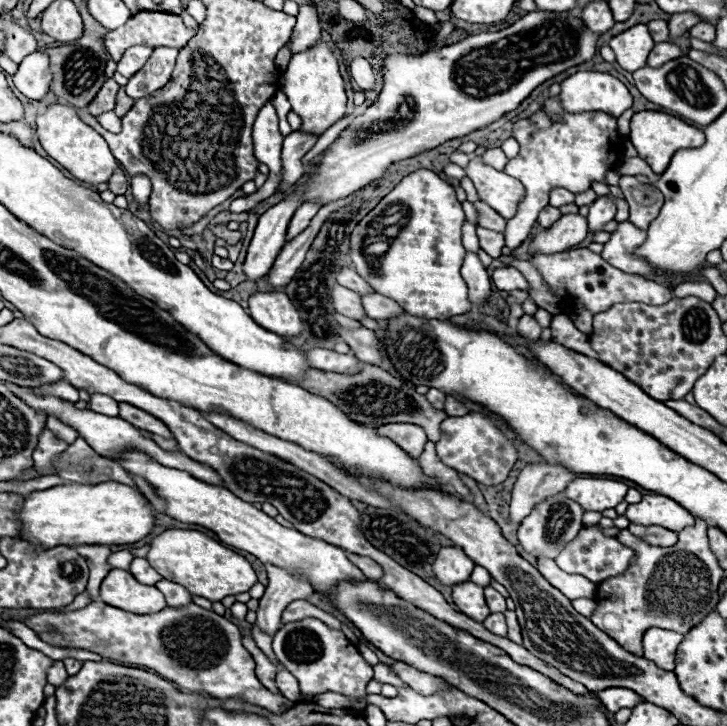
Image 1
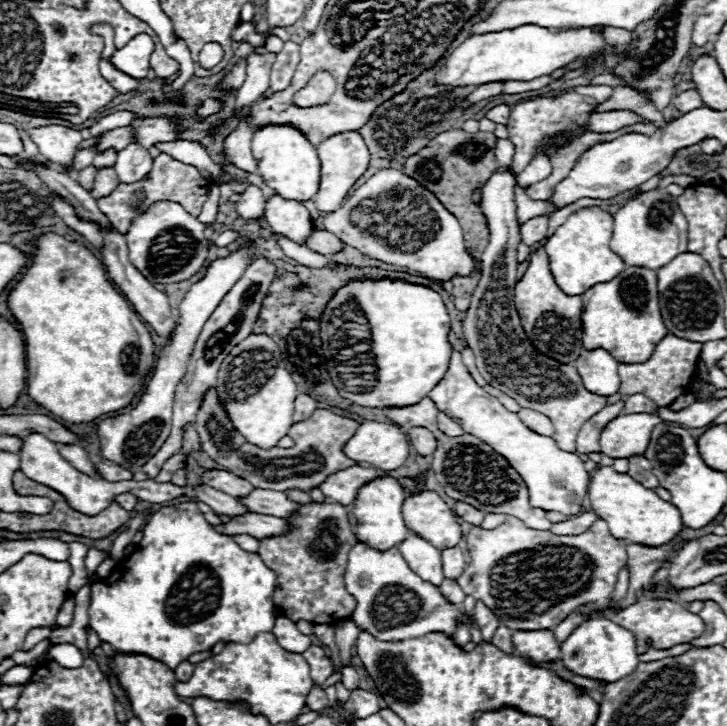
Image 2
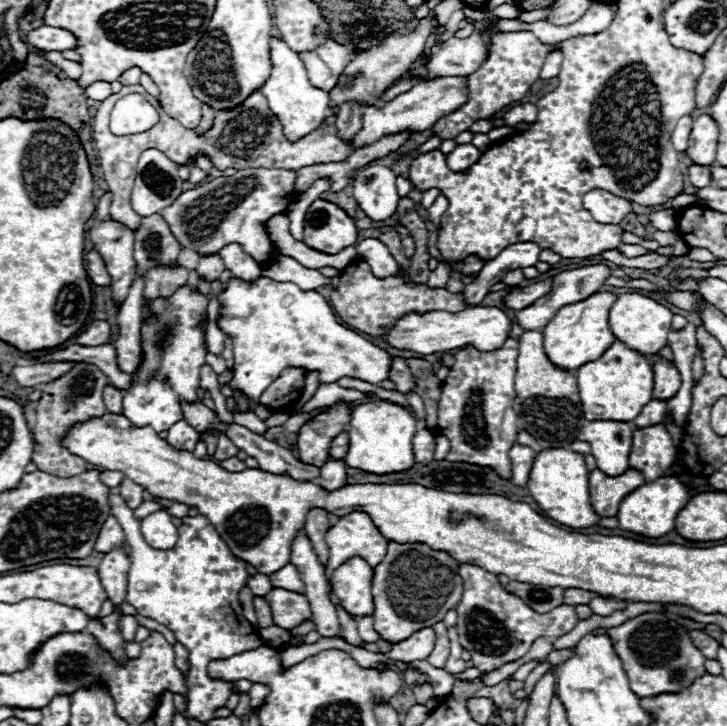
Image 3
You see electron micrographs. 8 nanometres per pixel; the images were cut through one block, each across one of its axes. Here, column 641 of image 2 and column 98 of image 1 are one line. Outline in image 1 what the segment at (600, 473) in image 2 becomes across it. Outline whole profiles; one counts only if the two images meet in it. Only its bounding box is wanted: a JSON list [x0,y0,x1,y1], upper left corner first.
[22,482,156,546]

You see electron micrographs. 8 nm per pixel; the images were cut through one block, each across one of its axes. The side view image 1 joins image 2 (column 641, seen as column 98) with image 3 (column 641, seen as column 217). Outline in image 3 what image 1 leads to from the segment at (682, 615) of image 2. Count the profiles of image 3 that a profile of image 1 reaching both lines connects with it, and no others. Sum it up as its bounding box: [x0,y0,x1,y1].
[610,612,706,698]

